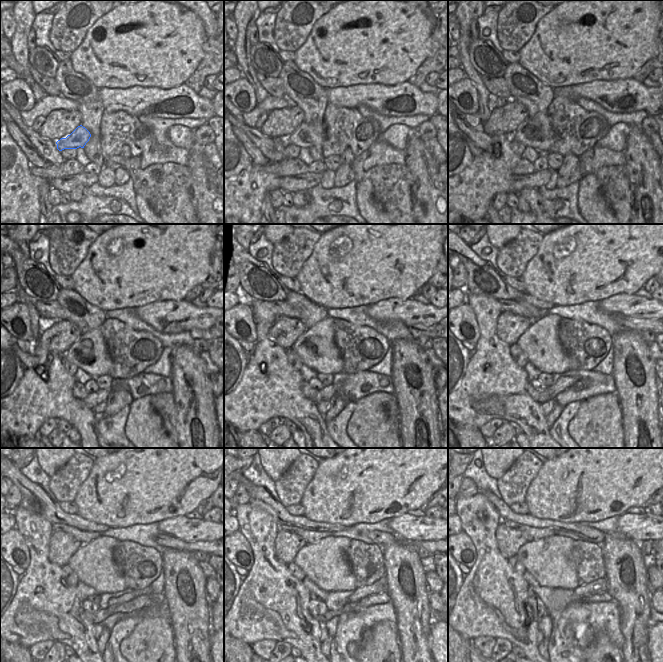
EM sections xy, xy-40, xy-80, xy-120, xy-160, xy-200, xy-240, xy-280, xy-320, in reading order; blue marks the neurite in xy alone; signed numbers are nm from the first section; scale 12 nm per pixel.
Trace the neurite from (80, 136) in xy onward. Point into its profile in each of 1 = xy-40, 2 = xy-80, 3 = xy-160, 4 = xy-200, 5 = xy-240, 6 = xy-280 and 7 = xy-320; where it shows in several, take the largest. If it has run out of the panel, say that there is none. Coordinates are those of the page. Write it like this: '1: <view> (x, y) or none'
1: xy-40 (307, 135)
2: xy-80 (536, 132)
3: xy-160 (316, 349)
4: xy-200 (540, 342)
5: xy-240 (93, 563)
6: xy-280 (325, 562)
7: xy-320 (549, 560)

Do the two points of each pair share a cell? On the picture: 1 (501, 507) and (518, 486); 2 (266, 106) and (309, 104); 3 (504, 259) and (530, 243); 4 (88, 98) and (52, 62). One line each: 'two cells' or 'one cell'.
1: two cells
2: two cells
3: one cell
4: two cells

